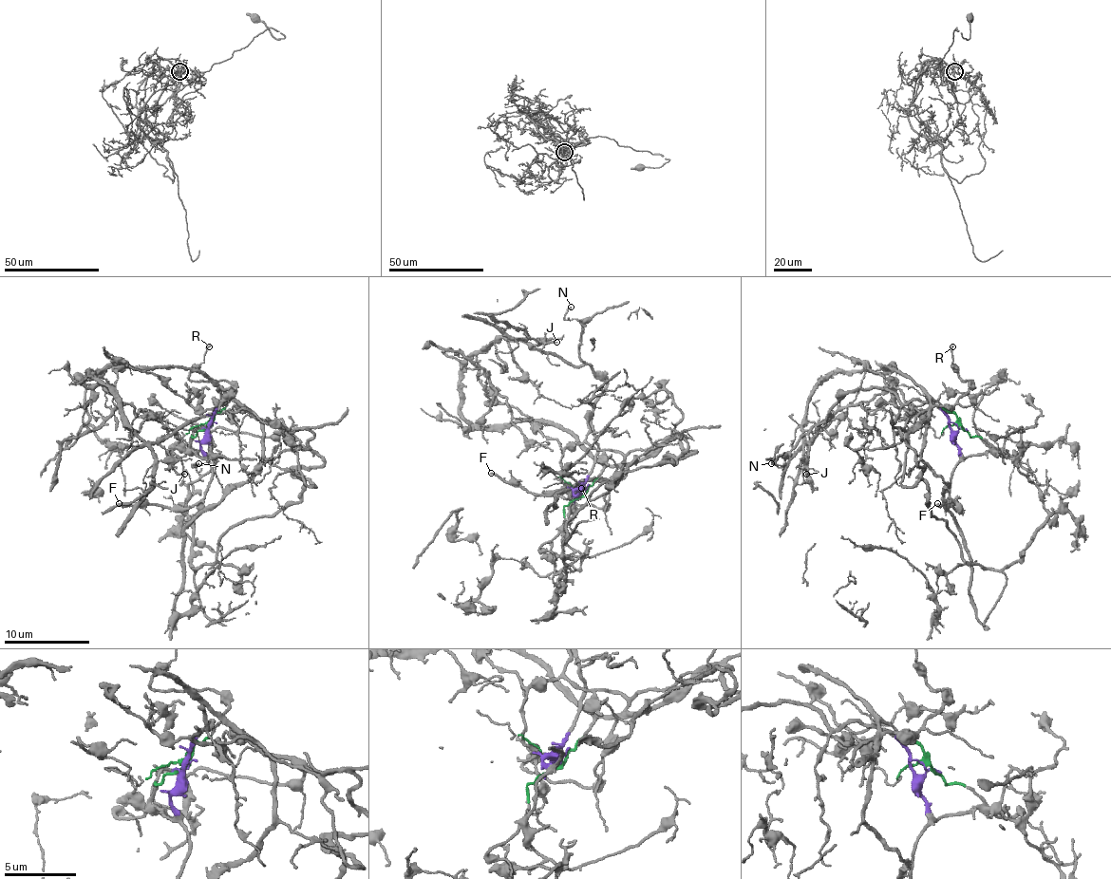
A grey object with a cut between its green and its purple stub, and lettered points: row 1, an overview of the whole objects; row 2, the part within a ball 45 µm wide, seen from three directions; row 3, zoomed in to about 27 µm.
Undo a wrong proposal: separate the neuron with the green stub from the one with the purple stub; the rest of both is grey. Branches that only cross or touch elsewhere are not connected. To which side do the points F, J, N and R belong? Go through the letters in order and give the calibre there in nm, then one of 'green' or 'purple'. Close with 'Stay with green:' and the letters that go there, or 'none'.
F: calibre 190 nm; purple
J: calibre 150 nm; purple
N: calibre 130 nm; purple
R: calibre 140 nm; green
Stay with green: R

